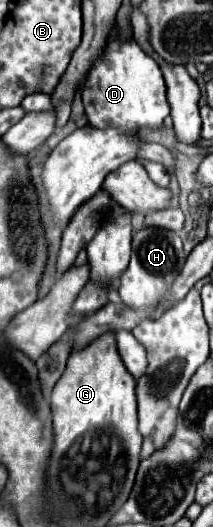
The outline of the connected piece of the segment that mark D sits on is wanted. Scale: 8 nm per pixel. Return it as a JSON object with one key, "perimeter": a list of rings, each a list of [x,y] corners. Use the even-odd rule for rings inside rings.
{"perimeter":[[[116,28],[110,30],[110,40],[106,42],[102,56],[94,60],[84,76],[84,82],[78,88],[82,92],[88,122],[94,128],[120,126],[126,130],[156,130],[170,114],[170,104],[166,100],[166,82],[162,78],[160,66],[148,54],[144,54],[134,38],[120,38]]]}

